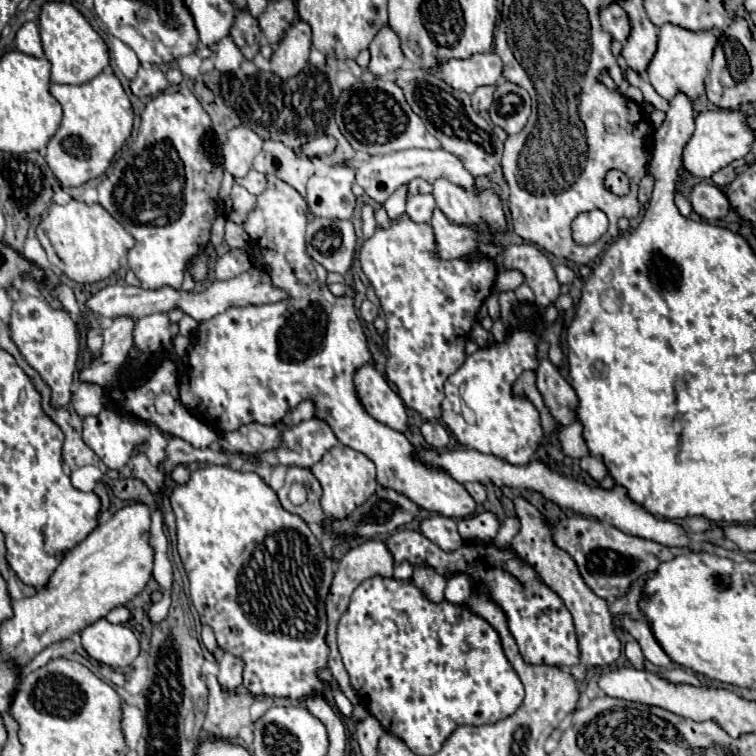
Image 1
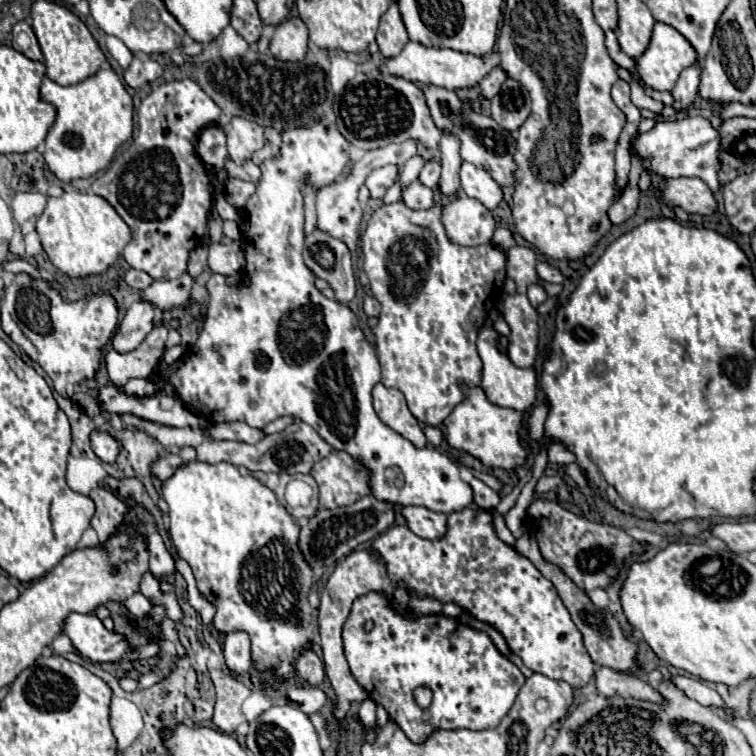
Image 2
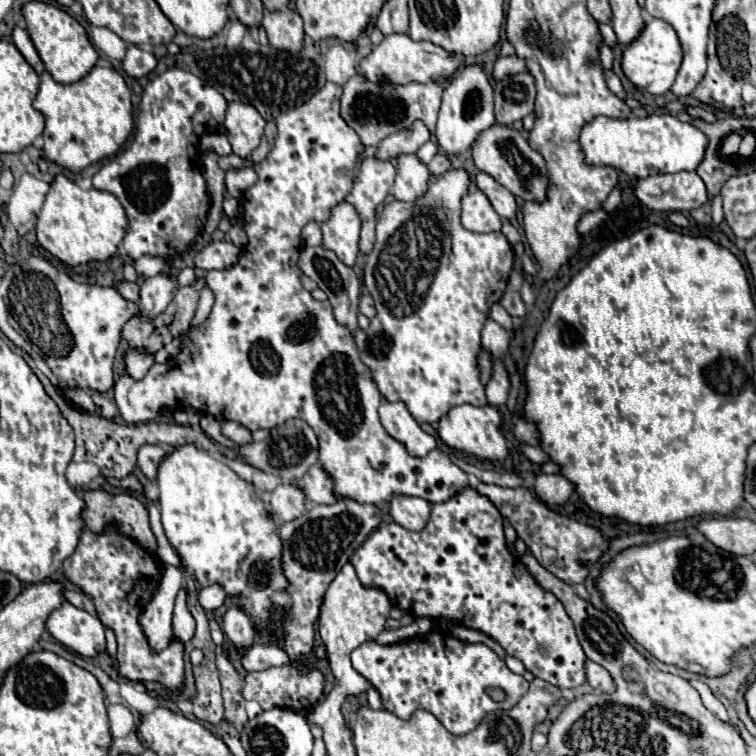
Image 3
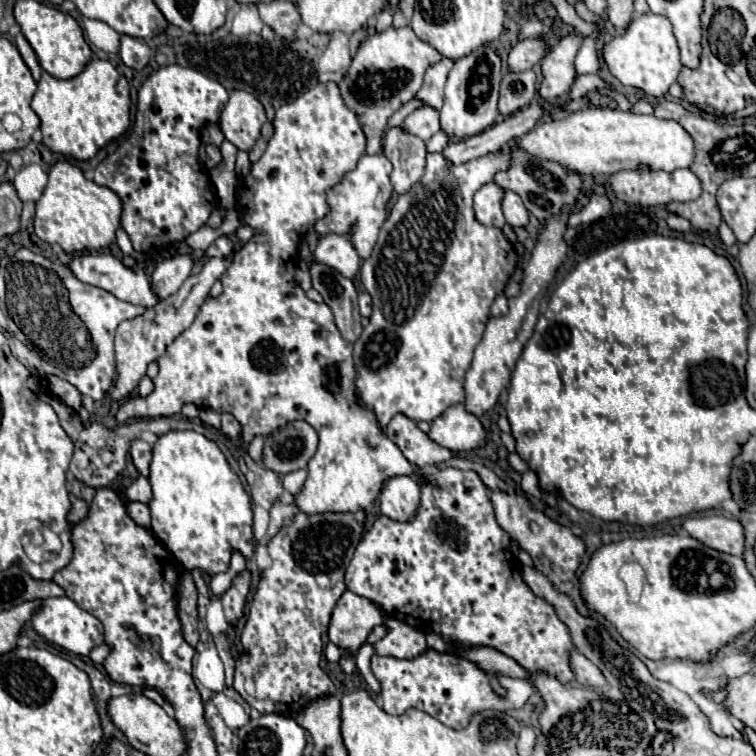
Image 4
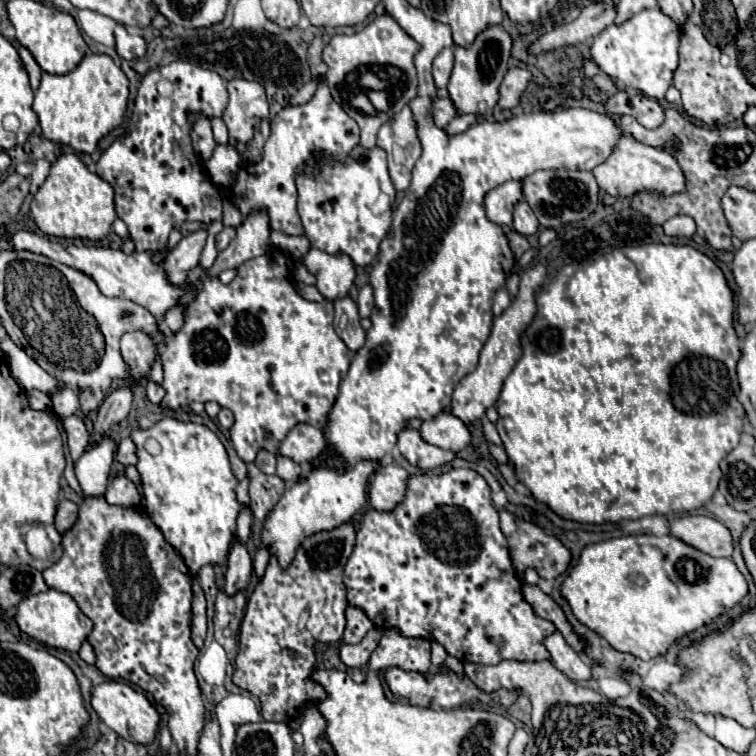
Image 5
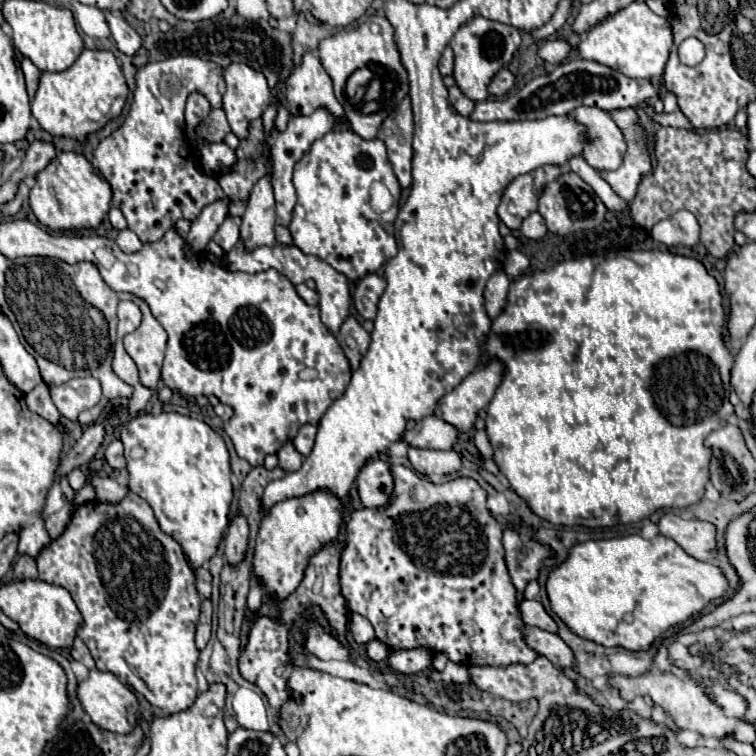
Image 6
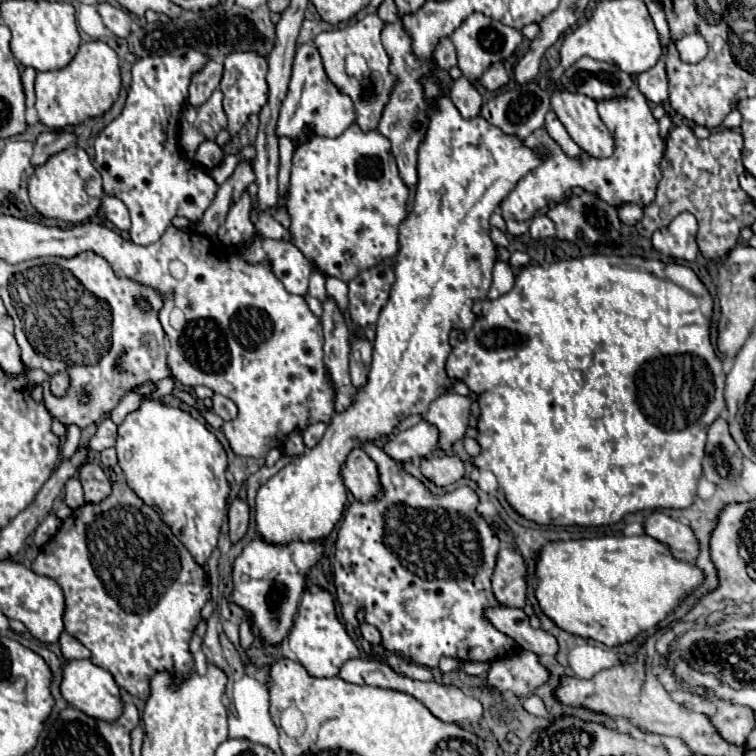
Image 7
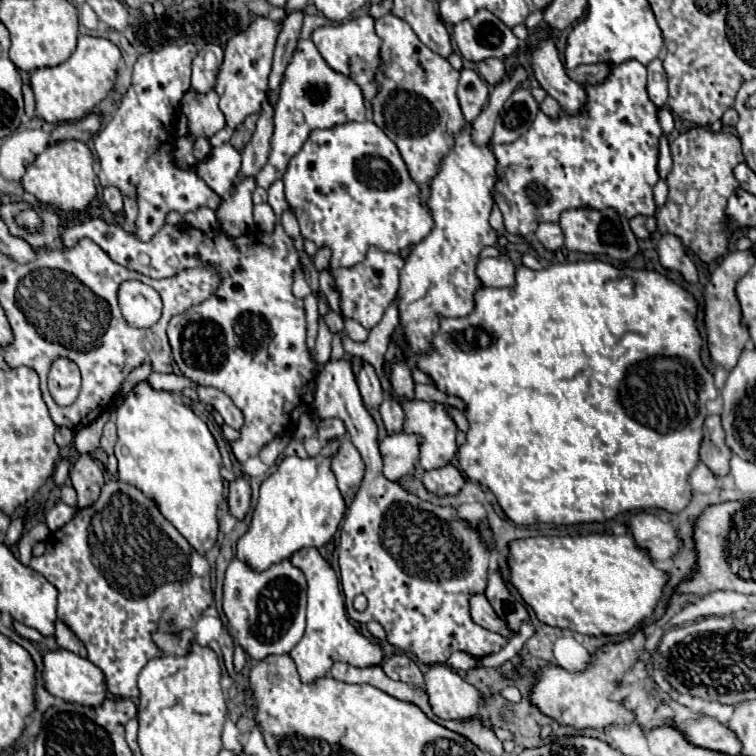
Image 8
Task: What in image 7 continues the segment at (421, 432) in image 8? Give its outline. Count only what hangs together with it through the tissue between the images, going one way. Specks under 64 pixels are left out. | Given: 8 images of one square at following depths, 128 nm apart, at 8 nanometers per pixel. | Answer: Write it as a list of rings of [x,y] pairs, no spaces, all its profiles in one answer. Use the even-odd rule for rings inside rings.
[[[442,394],[430,404],[426,422],[436,426],[440,450],[450,450],[456,440],[464,438],[472,398],[474,394],[470,398],[458,394]]]

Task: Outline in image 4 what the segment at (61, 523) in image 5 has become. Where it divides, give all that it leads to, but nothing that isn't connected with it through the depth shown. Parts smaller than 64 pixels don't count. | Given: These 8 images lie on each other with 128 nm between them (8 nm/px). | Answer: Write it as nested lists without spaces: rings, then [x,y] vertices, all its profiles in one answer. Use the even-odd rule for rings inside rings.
[[[72,498],[72,508],[68,512],[68,524],[78,524],[88,514],[88,504],[80,498]]]

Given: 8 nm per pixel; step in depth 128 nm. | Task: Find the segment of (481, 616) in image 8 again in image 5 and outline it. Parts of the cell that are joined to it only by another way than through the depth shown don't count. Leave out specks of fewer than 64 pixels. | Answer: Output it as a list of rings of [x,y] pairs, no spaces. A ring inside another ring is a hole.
[[[554,632],[544,638],[542,642],[546,650],[550,652],[550,658],[558,670],[562,670],[572,680],[588,680],[590,678],[590,666],[568,646],[564,636],[560,632]]]

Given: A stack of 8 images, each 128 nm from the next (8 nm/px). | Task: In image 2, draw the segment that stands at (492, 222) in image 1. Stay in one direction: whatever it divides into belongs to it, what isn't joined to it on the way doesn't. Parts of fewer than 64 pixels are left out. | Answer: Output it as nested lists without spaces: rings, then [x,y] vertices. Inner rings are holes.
[[[442,132],[440,140],[442,152],[442,176],[440,176],[440,192],[444,196],[454,196],[460,186],[460,140],[452,136],[452,132]]]

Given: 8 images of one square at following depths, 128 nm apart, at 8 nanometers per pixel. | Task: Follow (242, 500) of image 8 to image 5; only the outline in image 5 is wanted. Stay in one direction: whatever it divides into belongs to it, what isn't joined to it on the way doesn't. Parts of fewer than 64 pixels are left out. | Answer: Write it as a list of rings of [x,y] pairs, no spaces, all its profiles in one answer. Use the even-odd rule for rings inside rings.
[[[234,540],[228,552],[228,570],[226,570],[226,594],[236,594],[238,590],[246,588],[252,580],[252,558],[244,544]]]

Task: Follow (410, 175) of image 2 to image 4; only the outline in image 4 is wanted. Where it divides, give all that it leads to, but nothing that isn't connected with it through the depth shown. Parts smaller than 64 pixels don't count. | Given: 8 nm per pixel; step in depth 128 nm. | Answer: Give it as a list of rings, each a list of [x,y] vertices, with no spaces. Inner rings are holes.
[[[440,130],[438,134],[434,134],[428,142],[426,142],[426,150],[428,152],[440,152],[440,150],[444,150],[446,146],[448,146],[448,134],[444,132],[444,130]]]

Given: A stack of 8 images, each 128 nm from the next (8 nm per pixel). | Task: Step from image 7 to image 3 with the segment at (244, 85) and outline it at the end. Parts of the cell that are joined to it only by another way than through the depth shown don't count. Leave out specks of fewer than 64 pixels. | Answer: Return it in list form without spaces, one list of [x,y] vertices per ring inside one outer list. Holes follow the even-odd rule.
[[[228,104],[226,120],[222,126],[232,144],[232,152],[240,158],[248,158],[260,144],[264,124],[264,118],[260,116],[260,112],[256,112],[256,108],[252,108],[252,104]]]

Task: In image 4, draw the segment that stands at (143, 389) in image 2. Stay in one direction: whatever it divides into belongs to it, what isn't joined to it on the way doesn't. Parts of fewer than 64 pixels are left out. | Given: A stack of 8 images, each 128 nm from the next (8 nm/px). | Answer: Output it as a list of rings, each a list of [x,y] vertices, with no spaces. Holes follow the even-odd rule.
[[[326,82],[326,84],[318,84],[314,88],[310,88],[308,92],[304,92],[304,96],[296,98],[292,104],[284,104],[284,108],[278,108],[276,110],[276,116],[272,121],[274,127],[274,134],[272,140],[268,142],[268,148],[264,155],[250,170],[250,174],[246,178],[242,178],[240,186],[238,186],[238,204],[236,208],[240,210],[240,216],[242,220],[248,224],[248,226],[254,226],[258,230],[262,230],[264,234],[260,236],[254,236],[248,240],[248,244],[236,252],[234,256],[234,262],[232,266],[226,270],[224,274],[224,292],[218,296],[218,298],[208,298],[202,306],[200,306],[200,312],[194,320],[194,324],[178,338],[174,340],[168,348],[166,348],[166,354],[162,358],[158,358],[160,362],[160,372],[158,376],[154,378],[154,392],[146,398],[128,398],[126,402],[122,402],[120,410],[118,410],[118,420],[124,422],[126,418],[132,418],[132,416],[138,416],[138,418],[156,418],[156,416],[174,416],[174,414],[180,414],[182,406],[186,402],[192,402],[196,404],[198,408],[212,408],[216,412],[230,412],[242,426],[242,432],[240,432],[240,448],[248,448],[248,444],[252,442],[254,436],[270,436],[274,430],[278,428],[284,428],[288,422],[292,420],[306,420],[314,430],[316,430],[319,438],[318,448],[314,456],[308,462],[308,476],[302,486],[302,490],[294,496],[296,500],[296,506],[300,508],[300,512],[304,514],[328,514],[328,512],[358,512],[358,510],[366,510],[380,494],[380,488],[384,484],[386,478],[392,478],[392,476],[398,476],[398,474],[412,474],[412,464],[404,458],[404,454],[398,450],[398,446],[386,438],[386,434],[382,432],[382,428],[378,426],[374,414],[370,410],[366,410],[364,406],[358,404],[356,400],[356,386],[354,386],[354,378],[356,378],[356,370],[354,370],[354,362],[352,362],[352,344],[346,342],[336,324],[334,324],[334,316],[332,316],[332,310],[322,302],[314,302],[310,298],[306,298],[304,290],[294,282],[294,272],[288,264],[288,260],[296,260],[296,248],[302,240],[302,236],[308,232],[308,228],[322,216],[326,216],[328,212],[328,204],[326,204],[326,190],[330,186],[334,186],[342,174],[350,172],[358,158],[364,154],[364,148],[366,148],[366,138],[362,134],[362,128],[356,120],[356,116],[344,106],[342,98],[340,98],[340,90],[336,86],[336,82]]]

